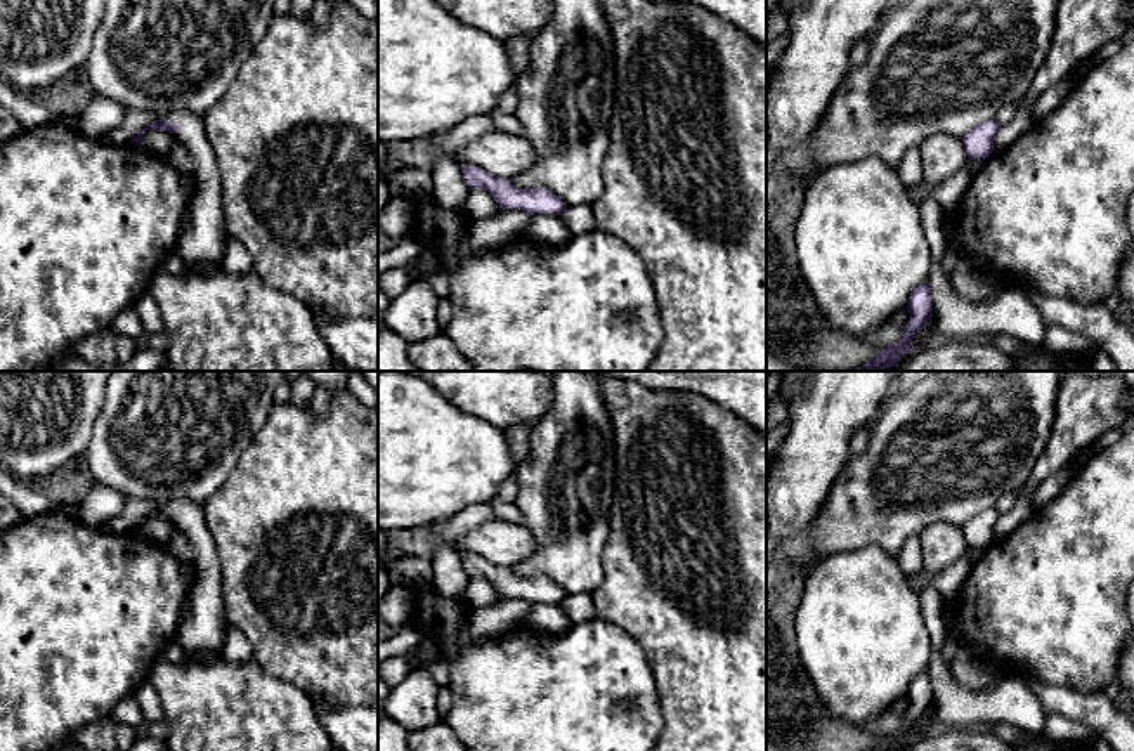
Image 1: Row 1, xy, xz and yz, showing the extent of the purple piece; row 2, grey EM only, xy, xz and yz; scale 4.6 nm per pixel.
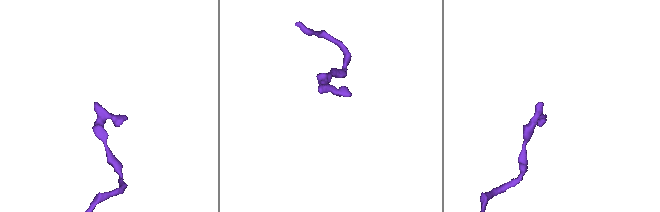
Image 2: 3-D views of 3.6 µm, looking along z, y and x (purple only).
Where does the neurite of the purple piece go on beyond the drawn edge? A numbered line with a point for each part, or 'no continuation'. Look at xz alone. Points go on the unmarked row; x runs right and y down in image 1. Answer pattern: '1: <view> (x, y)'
no continuation

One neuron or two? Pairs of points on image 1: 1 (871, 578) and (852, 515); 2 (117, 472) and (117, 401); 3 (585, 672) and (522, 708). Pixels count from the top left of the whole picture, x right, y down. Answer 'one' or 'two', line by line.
1: two
2: one
3: one

